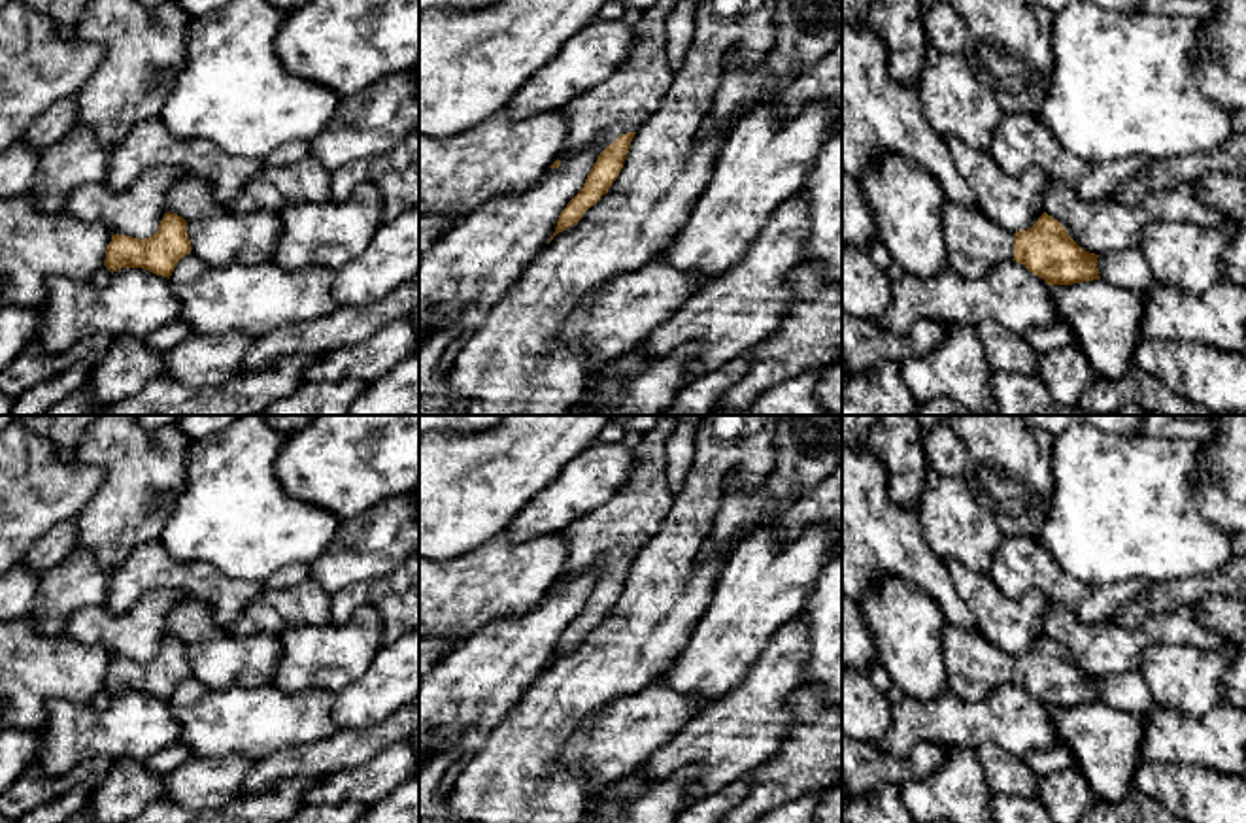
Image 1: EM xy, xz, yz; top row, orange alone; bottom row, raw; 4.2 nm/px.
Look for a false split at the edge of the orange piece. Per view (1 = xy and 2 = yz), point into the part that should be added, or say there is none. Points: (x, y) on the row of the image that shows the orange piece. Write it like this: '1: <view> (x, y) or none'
1: none
2: yz (975, 246)

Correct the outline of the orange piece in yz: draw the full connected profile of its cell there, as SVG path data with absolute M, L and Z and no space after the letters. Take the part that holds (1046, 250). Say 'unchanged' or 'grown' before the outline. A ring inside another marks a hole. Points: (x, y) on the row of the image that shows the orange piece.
grown; M946 200L942 230L948 268L968 279L980 279L1006 260L1023 264L1048 285L1101 279L1099 255L1082 249L1046 211L1031 228L1012 234L978 210Z

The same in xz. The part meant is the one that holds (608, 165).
grown; M657 0L632 26L627 60L561 111L566 123L563 153L581 153L595 142L598 159L581 191L561 211L553 236L578 223L619 176L634 134L661 106L670 83L666 23L680 13L676 0Z

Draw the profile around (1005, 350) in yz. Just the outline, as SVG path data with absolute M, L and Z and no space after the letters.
M982 321L974 330L993 370L1036 376L1040 353L1023 334L1012 332L995 321Z

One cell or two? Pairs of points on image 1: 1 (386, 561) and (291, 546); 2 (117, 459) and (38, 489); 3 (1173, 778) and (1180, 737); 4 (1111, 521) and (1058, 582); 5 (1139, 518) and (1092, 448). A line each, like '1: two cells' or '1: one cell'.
1: two cells
2: two cells
3: two cells
4: two cells
5: one cell

